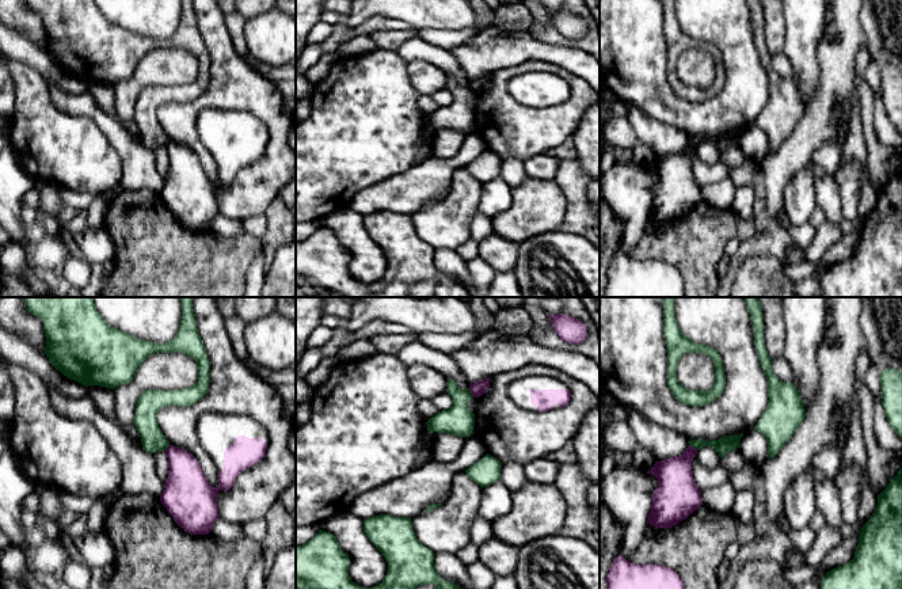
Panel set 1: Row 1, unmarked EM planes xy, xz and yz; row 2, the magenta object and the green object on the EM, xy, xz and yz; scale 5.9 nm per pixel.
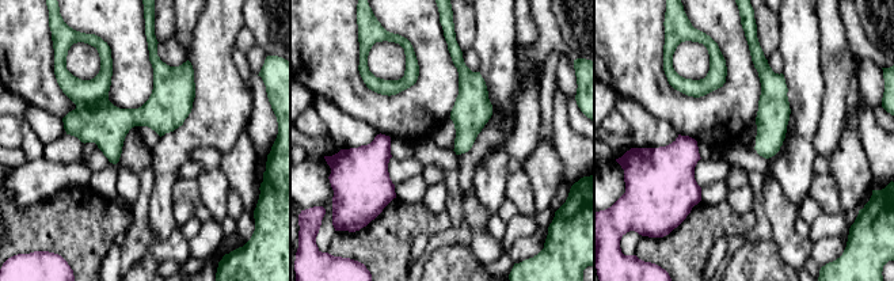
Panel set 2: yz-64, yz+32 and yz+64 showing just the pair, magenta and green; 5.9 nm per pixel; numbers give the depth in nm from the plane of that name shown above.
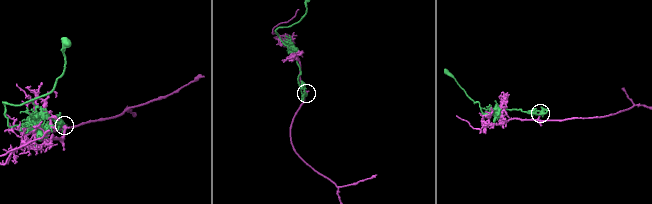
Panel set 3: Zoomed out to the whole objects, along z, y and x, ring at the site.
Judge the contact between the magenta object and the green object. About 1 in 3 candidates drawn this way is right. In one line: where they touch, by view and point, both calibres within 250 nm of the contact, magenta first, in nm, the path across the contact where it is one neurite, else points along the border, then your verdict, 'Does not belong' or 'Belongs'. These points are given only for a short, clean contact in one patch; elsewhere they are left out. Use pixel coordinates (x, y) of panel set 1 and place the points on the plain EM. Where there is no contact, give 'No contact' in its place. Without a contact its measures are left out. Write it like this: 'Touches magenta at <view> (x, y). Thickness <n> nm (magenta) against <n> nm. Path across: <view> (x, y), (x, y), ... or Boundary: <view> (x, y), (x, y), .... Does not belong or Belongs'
Touches magenta at yz (692, 143). Thickness 220 nm (magenta) against 100 nm. Boundary: yz (689, 140), (697, 145). Does not belong

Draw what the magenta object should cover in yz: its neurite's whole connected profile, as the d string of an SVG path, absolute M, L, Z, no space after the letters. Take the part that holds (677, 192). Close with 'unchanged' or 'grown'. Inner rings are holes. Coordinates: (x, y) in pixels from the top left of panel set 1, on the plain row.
M688 141L682 151L655 157L647 167L658 175L647 220L671 224L703 201L701 187L694 179L692 167L696 151L697 145Z; unchanged

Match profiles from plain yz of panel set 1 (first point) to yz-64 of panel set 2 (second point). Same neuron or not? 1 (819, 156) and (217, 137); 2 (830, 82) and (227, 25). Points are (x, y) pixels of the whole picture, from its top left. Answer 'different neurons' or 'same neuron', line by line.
1: different neurons
2: same neuron

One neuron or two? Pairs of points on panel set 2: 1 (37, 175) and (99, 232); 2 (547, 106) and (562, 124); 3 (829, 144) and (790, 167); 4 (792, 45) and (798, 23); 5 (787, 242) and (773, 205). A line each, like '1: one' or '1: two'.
1: two
2: two
3: two
4: one
5: one

